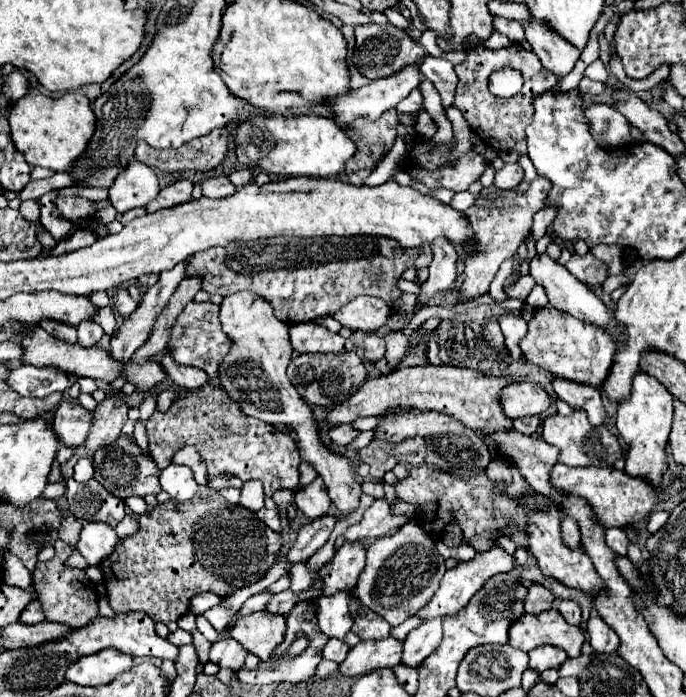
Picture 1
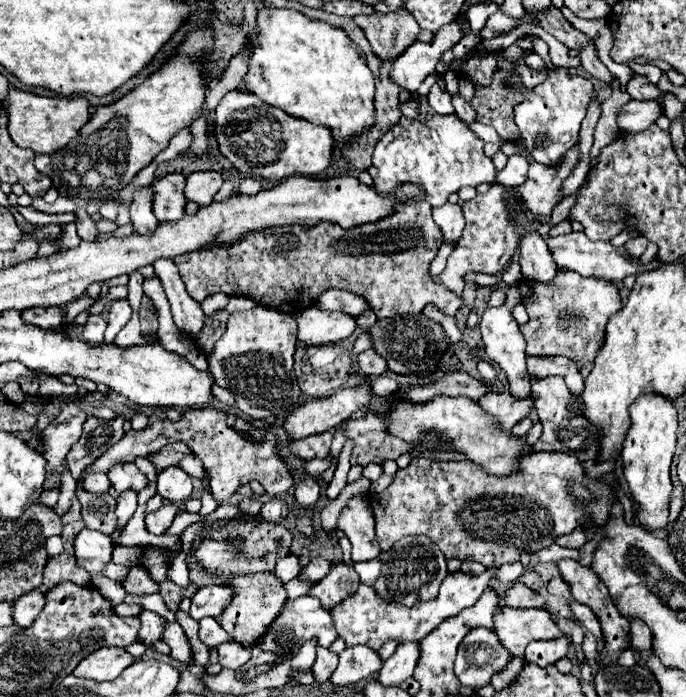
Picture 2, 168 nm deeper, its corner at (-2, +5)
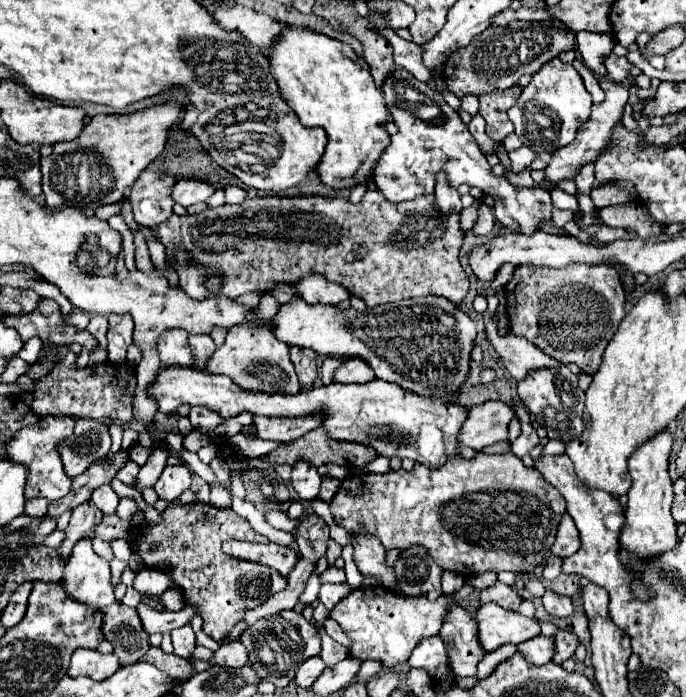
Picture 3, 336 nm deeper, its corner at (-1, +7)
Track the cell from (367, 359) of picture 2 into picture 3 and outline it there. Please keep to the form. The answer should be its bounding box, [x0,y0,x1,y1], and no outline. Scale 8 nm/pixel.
[333,359,371,383]

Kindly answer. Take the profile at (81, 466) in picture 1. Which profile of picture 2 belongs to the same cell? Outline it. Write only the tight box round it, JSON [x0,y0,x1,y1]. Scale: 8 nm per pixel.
[82,471,110,493]

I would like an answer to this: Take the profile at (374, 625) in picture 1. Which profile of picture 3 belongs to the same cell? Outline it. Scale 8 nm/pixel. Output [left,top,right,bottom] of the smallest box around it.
[331,585,453,667]

